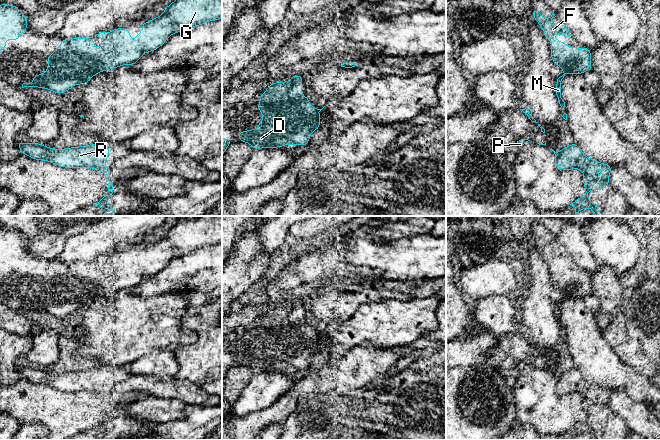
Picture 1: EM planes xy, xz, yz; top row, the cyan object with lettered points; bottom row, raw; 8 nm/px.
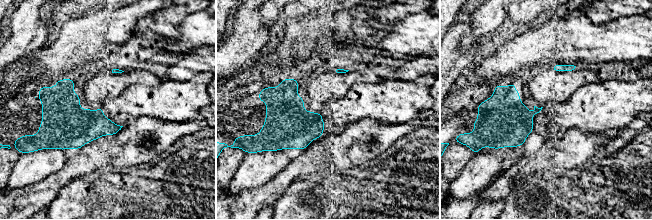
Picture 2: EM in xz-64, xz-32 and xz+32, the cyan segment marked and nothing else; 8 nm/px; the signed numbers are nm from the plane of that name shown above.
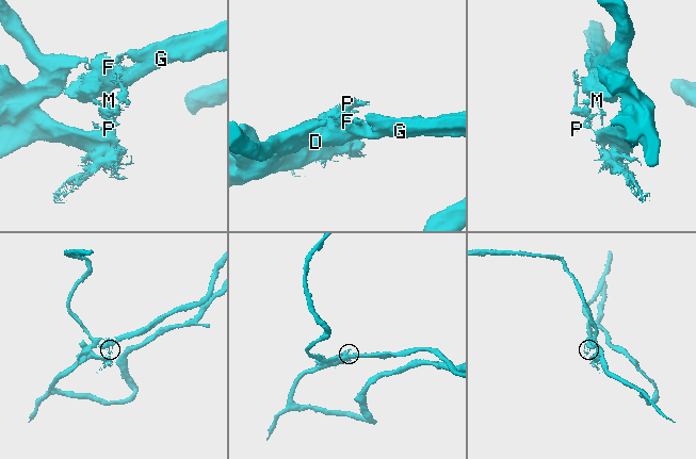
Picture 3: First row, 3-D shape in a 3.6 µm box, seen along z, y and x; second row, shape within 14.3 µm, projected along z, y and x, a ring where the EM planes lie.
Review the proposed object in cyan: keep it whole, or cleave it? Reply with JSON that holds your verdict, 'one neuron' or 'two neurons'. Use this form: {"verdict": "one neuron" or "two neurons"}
{"verdict": "two neurons"}

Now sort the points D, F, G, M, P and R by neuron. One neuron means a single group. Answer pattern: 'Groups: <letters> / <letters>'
Groups: D F G / M P R

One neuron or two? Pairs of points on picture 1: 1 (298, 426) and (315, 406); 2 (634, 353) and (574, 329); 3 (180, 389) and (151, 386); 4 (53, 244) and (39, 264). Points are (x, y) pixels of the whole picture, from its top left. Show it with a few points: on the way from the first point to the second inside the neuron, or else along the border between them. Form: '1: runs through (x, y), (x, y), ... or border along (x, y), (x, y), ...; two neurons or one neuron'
1: runs through (303, 421), (313, 411); one neuron
2: border along (601, 333), (623, 362); two neurons
3: runs through (173, 387), (158, 386); one neuron
4: border along (41, 257), (55, 259); two neurons

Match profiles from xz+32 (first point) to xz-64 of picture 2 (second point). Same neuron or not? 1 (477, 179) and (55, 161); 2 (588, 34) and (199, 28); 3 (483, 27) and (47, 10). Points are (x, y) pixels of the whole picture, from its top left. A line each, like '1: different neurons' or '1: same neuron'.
1: same neuron
2: same neuron
3: same neuron

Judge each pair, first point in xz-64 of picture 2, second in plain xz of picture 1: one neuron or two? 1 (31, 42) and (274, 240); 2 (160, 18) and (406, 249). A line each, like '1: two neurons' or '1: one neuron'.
1: two neurons
2: two neurons

